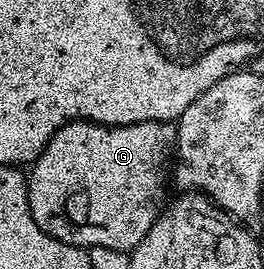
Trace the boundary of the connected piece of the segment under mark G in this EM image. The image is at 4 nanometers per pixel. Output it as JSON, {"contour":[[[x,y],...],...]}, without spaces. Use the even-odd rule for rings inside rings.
{"contour":[[[79,120],[64,124],[51,136],[48,145],[42,149],[42,155],[29,167],[26,191],[32,220],[36,220],[45,234],[51,234],[64,244],[133,251],[140,240],[148,236],[148,228],[152,228],[164,209],[166,182],[168,186],[177,145],[178,127],[174,122],[102,126],[99,122]]]}

